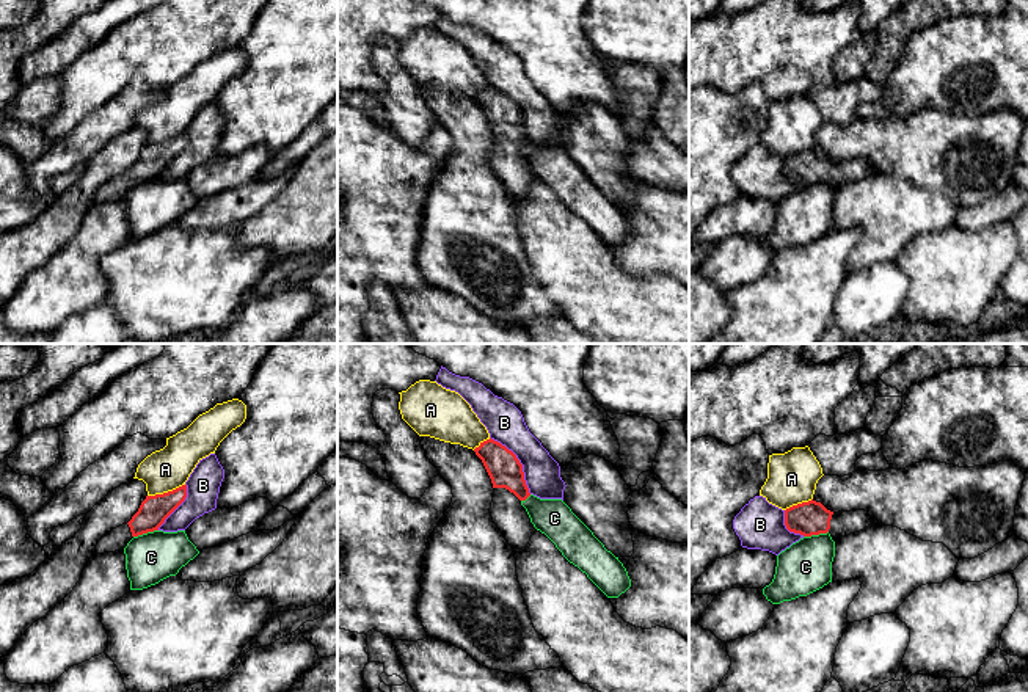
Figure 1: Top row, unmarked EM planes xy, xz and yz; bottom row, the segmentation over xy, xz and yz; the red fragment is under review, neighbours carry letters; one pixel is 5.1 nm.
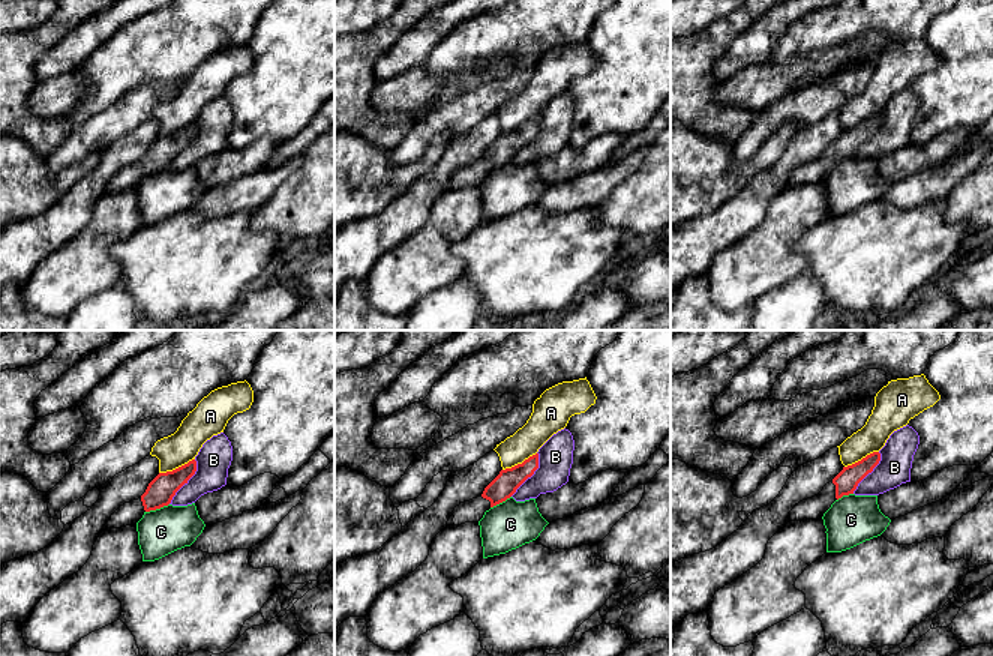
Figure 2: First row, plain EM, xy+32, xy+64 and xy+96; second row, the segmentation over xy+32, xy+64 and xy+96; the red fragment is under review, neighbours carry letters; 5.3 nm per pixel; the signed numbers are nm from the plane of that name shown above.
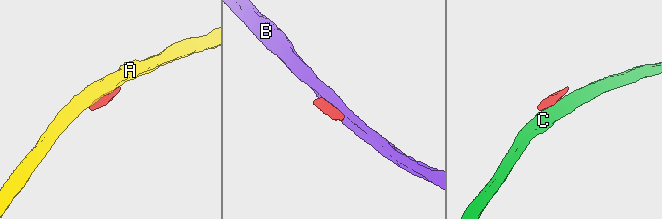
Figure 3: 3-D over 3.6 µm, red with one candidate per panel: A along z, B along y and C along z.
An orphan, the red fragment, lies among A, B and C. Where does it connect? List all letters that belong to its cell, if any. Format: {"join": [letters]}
{"join": []}

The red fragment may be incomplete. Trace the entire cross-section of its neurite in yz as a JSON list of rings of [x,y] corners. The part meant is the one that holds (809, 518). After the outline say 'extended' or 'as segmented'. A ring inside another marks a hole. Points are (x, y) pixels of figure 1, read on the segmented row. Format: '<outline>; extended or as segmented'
[[[813,499],[785,510],[786,529],[804,537],[829,532],[832,540],[837,541],[841,537],[863,530],[869,524],[871,516],[865,510],[833,513]]]; extended

